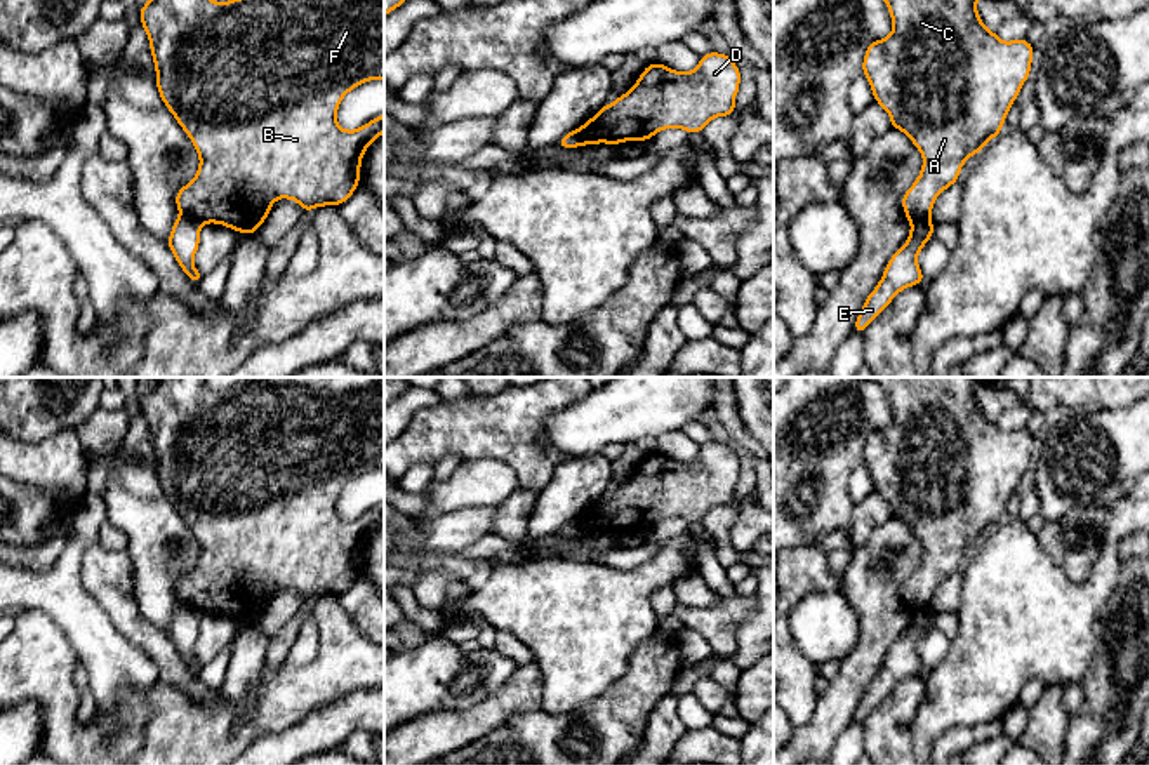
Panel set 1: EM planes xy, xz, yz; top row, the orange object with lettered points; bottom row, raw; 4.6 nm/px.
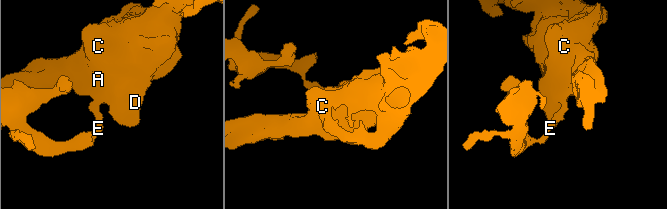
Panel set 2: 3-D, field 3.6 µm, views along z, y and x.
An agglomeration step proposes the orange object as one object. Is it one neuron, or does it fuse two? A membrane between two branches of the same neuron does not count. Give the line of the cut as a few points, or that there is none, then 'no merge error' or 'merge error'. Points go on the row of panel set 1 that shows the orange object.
cut in xy along (181, 212), (202, 223); merge error

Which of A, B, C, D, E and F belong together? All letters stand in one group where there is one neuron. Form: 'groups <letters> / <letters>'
groups A B C D F / E

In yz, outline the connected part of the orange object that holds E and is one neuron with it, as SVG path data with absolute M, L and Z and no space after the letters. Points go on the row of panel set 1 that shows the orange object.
M930 219L911 224L904 247L890 257L880 283L866 297L853 332L862 334L900 290L920 285L927 278L918 266L918 252L932 238L933 228L935 224Z

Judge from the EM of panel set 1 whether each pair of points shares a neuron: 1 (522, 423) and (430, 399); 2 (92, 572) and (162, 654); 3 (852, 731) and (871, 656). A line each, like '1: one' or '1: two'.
1: two
2: one
3: two

